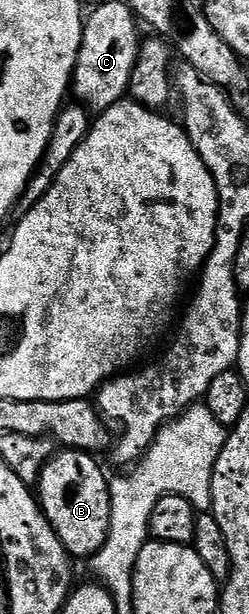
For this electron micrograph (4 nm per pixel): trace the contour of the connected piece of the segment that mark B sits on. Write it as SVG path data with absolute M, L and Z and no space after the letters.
M59 449L49 462L44 463L39 473L37 498L43 515L57 533L68 556L76 560L95 555L105 543L109 529L109 475L99 468L95 459L98 458L86 451Z

